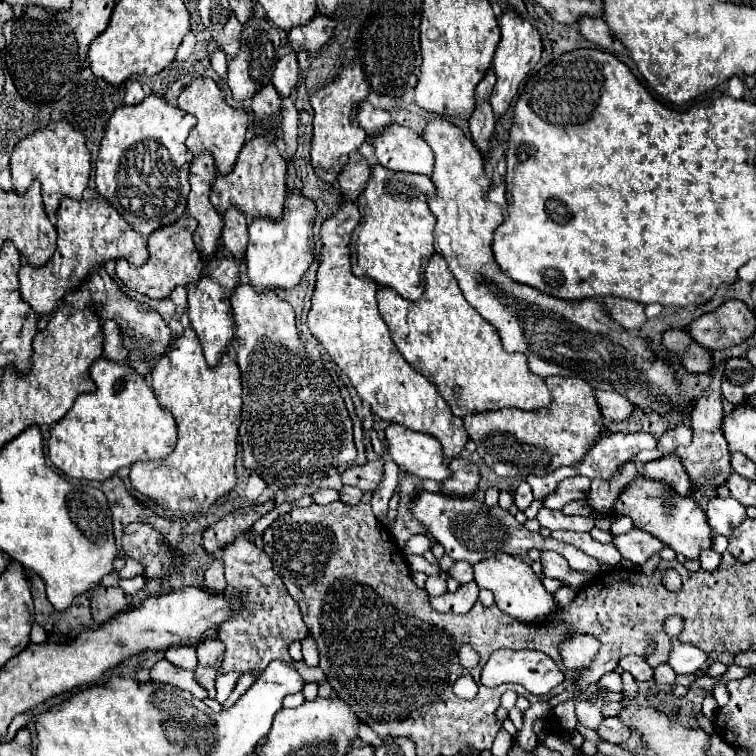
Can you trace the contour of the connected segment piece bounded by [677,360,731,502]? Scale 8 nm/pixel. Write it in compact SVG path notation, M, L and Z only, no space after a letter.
M725 360L719 362L711 384L707 386L705 394L697 400L693 412L691 412L691 428L693 428L693 440L689 446L685 446L683 450L677 450L687 474L691 476L695 488L691 492L691 496L701 502L701 500L711 500L713 496L717 496L717 486L721 486L729 474L731 474L731 464L729 464L729 446L727 440L721 432L721 420L723 420L723 406L721 406L721 370L725 368Z

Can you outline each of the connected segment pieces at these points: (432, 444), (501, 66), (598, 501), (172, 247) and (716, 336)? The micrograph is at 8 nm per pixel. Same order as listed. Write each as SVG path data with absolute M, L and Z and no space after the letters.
M389 424L385 428L385 440L389 446L389 456L401 470L417 478L429 478L437 482L451 476L437 438L413 432L401 424Z
M505 10L499 18L499 26L501 26L501 42L499 42L495 58L493 58L493 72L497 76L497 84L495 84L493 94L491 94L491 106L493 106L493 112L497 116L509 108L513 96L517 94L521 80L529 74L529 70L541 58L541 36L529 24L529 20L521 18L515 10Z
M635 460L625 462L609 480L591 480L591 492L589 492L589 506L595 510L595 516L601 518L609 514L613 508L619 492L635 478L639 476L641 464Z
M187 216L187 218L179 218L175 224L169 224L167 228L155 230L147 242L149 260L143 266L133 268L131 264L127 264L127 260L117 260L115 274L119 276L119 280L149 298L167 298L175 286L179 284L185 286L189 282L199 280L203 268L201 268L201 254L193 244L195 224L197 222Z
M727 300L717 310L699 316L687 332L705 350L723 350L749 338L755 330L755 316L741 300Z

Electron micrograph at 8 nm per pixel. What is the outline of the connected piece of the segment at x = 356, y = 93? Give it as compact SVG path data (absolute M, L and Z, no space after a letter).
M351 60L351 64L347 64L341 70L341 74L335 82L327 84L325 88L321 88L319 92L315 92L311 96L311 106L315 110L311 162L317 170L317 176L323 178L329 184L335 182L335 176L339 174L343 164L347 162L349 154L359 150L359 146L367 138L365 130L357 126L357 122L353 118L353 112L355 112L357 104L367 100L369 92L371 92L371 86L367 84L367 76L363 76L363 64L359 64L359 60Z

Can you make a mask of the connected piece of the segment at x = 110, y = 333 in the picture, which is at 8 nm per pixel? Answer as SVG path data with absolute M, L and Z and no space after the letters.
M105 320L103 332L105 332L103 356L113 360L113 362L125 362L127 360L127 348L123 346L123 338L121 338L121 332L119 332L119 326L115 324L115 320Z

